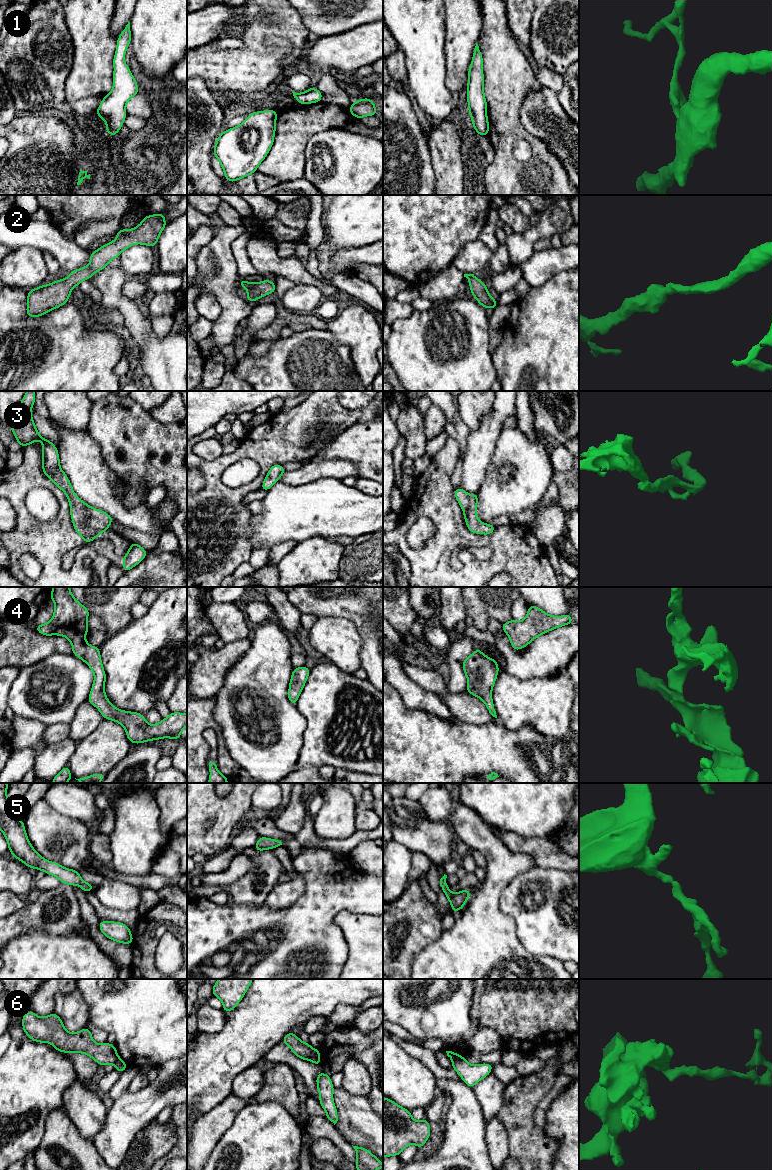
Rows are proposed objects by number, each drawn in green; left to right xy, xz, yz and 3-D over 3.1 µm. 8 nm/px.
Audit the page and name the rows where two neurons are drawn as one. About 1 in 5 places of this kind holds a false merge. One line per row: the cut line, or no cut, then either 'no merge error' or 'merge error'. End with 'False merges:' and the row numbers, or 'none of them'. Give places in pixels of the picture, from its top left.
1: no cut | no merge error
2: no cut | no merge error
3: no cut | no merge error
4: no cut | no merge error
5: no cut | no merge error
6: xz (313, 1049), (308, 1059) | merge error
False merges: 6

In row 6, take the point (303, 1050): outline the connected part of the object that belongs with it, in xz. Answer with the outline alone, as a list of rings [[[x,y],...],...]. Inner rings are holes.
[[[293,1031],[289,1032],[282,1039],[281,1043],[290,1047],[293,1054],[302,1060],[309,1060],[313,1051],[312,1046],[309,1043],[305,1043],[296,1036]]]

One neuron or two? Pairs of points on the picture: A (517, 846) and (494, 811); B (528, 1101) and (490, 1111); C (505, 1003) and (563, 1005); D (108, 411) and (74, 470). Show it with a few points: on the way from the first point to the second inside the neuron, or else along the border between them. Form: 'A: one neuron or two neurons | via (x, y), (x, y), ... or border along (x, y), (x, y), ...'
A: two neurons | border along (505, 832), (515, 832), (521, 836), (531, 838)
B: two neurons | border along (505, 1086), (502, 1105), (496, 1115)
C: one neuron | via (519, 1003), (549, 1005)
D: two neurons | border along (86, 432), (98, 445), (103, 459)

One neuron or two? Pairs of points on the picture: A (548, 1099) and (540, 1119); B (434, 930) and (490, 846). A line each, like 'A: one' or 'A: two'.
A: one
B: two

